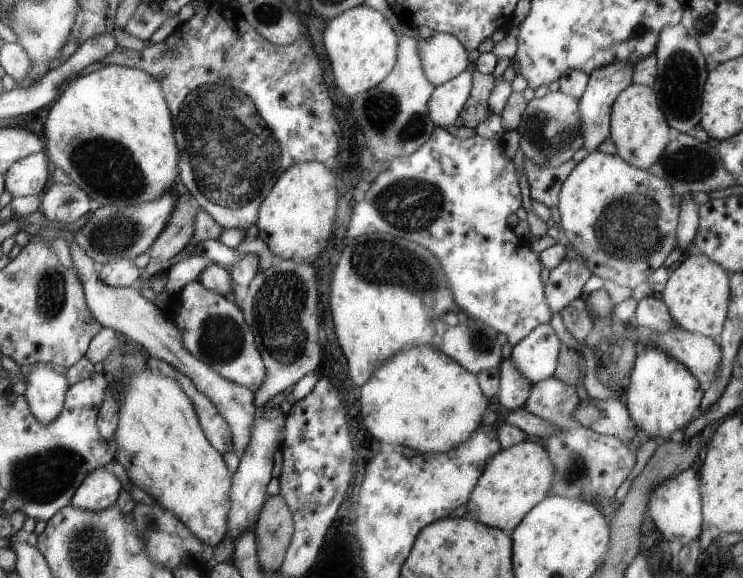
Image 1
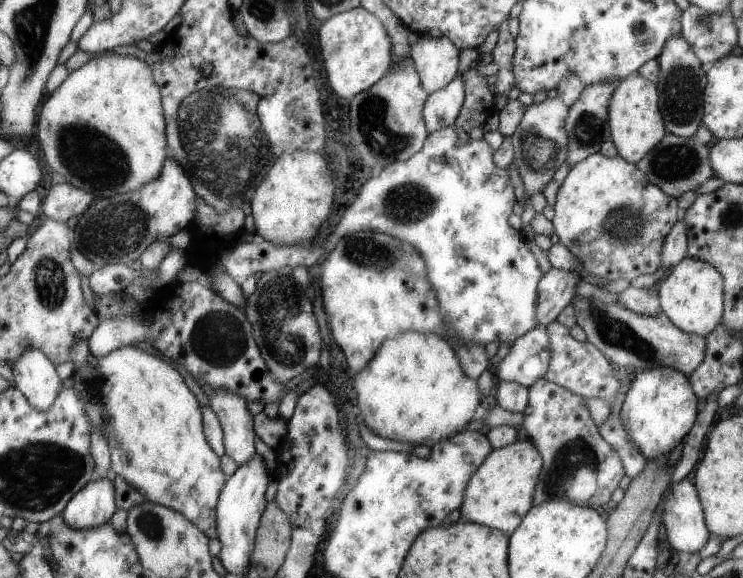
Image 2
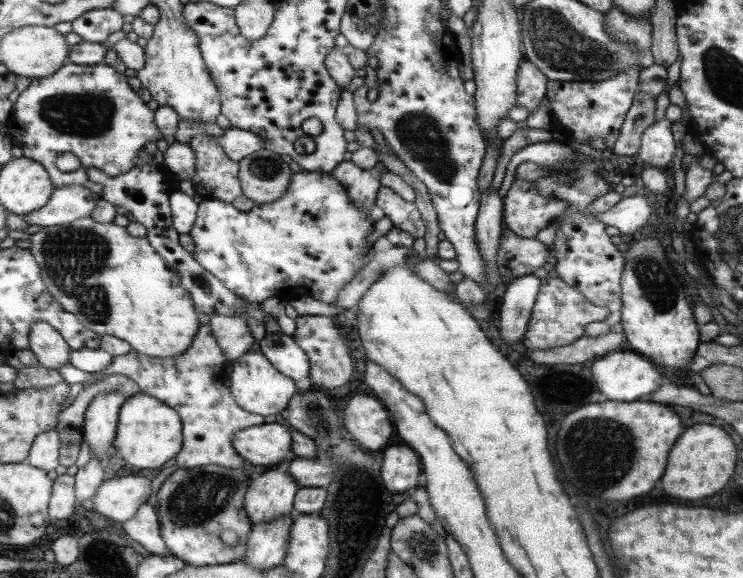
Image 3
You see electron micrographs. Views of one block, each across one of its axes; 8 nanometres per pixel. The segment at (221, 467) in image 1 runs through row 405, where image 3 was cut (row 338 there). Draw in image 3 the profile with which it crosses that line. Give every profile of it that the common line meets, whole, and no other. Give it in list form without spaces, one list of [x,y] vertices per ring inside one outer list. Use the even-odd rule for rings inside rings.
[[[89,216],[69,224],[43,228],[41,232],[32,233],[29,240],[32,243],[29,249],[41,266],[49,292],[95,334],[114,336],[127,342],[133,351],[159,358],[180,355],[192,344],[199,328],[191,304],[192,296],[179,286],[180,276],[164,264],[164,259],[153,250],[147,238],[129,236],[125,227],[100,223]]]

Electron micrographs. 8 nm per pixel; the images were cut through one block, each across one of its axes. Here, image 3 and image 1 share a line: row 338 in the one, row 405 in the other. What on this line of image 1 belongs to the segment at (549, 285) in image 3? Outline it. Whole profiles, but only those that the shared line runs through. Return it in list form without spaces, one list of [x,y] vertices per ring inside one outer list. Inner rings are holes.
[[[549,377],[544,381],[531,384],[527,400],[522,404],[522,407],[533,416],[550,422],[554,428],[554,432],[549,437],[540,441],[554,466],[548,495],[559,495],[567,498],[583,497],[590,498],[590,501],[593,500],[591,496],[595,496],[601,502],[601,498],[613,496],[619,484],[627,478],[627,474],[635,464],[635,451],[639,448],[641,442],[633,436],[629,442],[624,443],[611,435],[600,435],[585,428],[572,416],[573,409],[579,401],[573,385],[565,384],[555,377]]]

